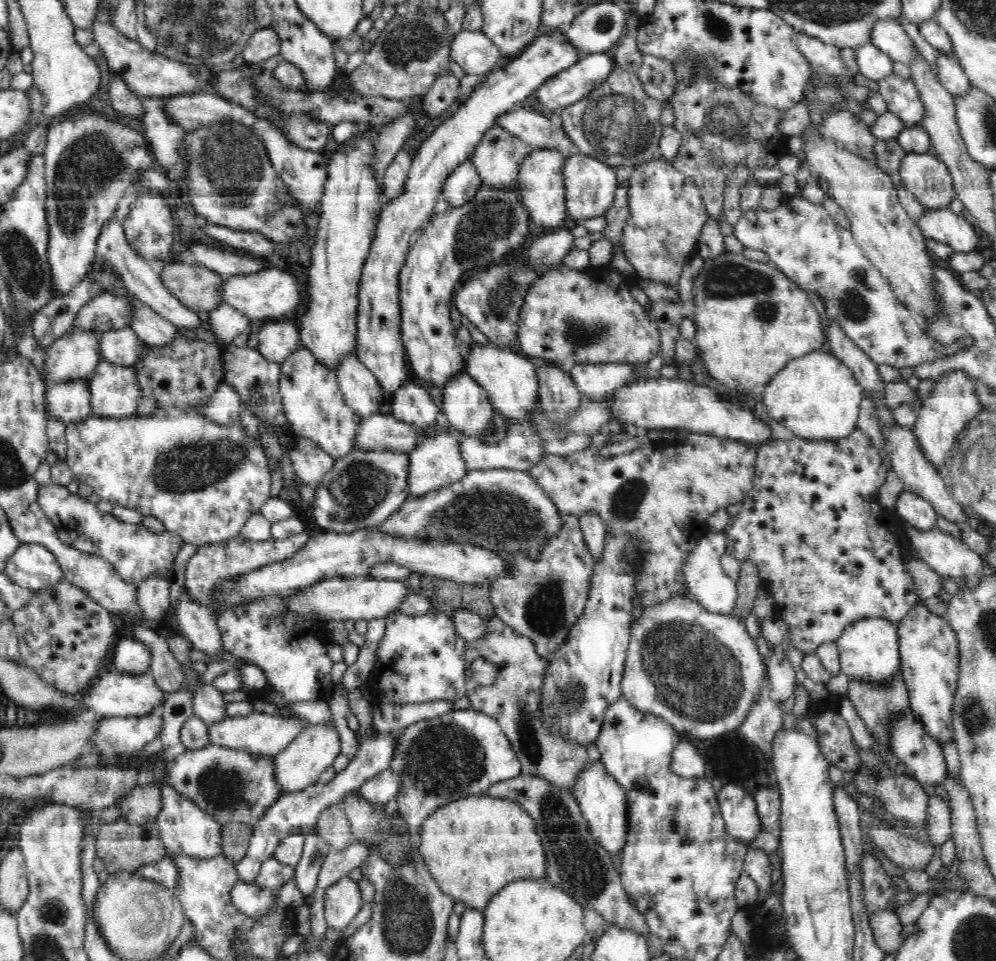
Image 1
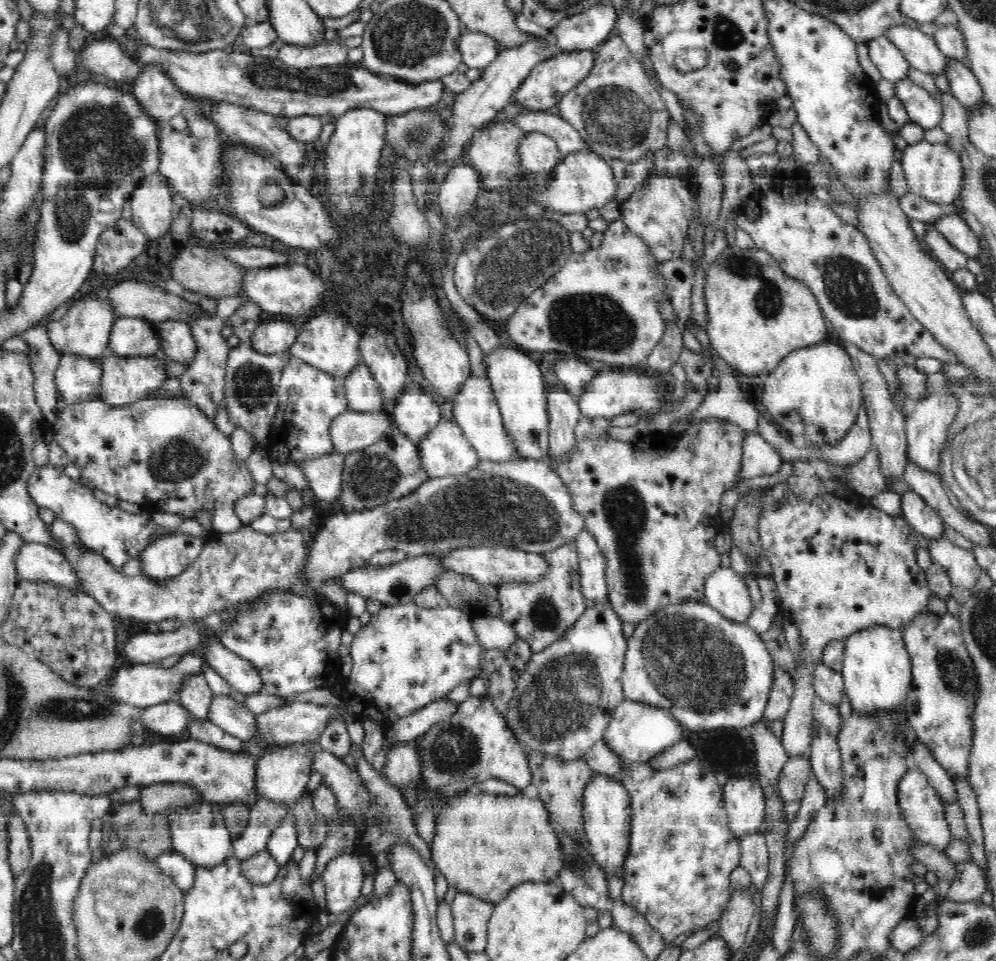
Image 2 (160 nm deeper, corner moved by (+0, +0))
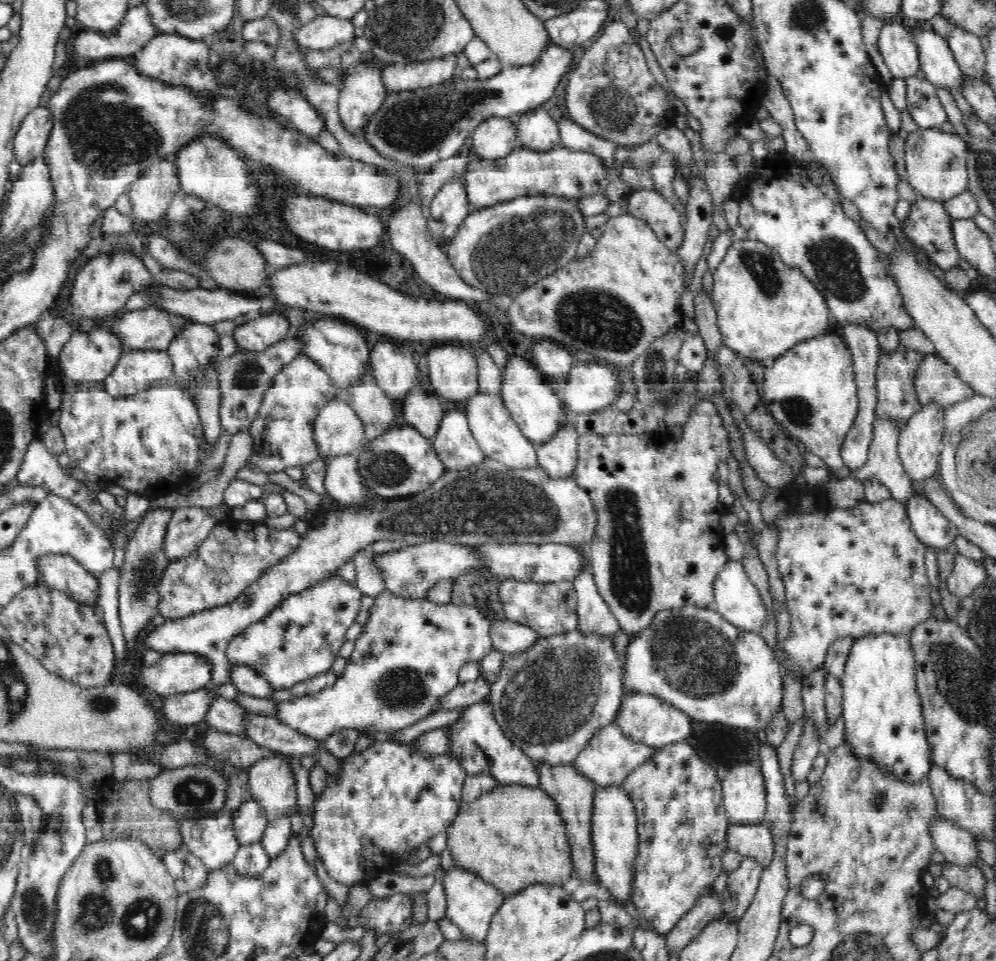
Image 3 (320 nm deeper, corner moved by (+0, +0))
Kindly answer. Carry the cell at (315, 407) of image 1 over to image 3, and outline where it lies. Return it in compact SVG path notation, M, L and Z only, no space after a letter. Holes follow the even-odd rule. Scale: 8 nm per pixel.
M299 354L274 378L272 388L266 392L264 400L261 402L256 422L248 428L252 437L252 453L245 466L271 473L284 471L288 466L306 466L316 460L321 456L321 453L317 449L314 437L314 422L316 422L322 408L328 405L330 401L334 401L341 396L343 396L342 391L333 385L333 379L329 377L329 374L326 374L321 366L310 360L310 357Z

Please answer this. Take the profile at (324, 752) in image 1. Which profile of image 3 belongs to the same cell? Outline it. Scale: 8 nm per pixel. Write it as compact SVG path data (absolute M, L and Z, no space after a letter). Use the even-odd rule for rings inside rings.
M267 755L246 769L248 773L248 786L253 801L264 809L265 817L269 820L283 819L297 808L298 783L295 781L296 773L284 755Z

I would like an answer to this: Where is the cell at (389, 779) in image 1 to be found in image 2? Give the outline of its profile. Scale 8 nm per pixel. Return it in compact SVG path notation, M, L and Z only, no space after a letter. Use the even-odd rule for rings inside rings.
M417 740L402 743L391 748L380 774L401 792L404 785L419 780L420 761L421 758L419 758L419 752L417 752Z

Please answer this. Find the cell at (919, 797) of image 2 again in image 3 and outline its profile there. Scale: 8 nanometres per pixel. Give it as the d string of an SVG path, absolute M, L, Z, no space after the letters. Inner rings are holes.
M940 814L934 816L930 831L932 831L934 850L941 852L947 862L968 868L976 866L978 848L975 836L971 832L953 823L950 824Z

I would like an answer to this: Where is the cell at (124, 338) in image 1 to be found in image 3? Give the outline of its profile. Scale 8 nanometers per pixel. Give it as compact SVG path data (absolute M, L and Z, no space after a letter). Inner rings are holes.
M145 308L123 314L110 330L127 350L166 351L180 330L190 324L176 313Z

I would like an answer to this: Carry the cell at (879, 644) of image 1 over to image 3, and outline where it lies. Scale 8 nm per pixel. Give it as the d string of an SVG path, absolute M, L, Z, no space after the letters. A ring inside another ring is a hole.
M882 633L856 637L850 648L841 687L843 690L841 716L844 718L844 734L846 741L854 747L854 753L860 755L860 758L886 765L886 769L892 771L902 782L914 784L926 781L933 762L926 733L923 732L922 705L919 704L916 666L909 635Z

